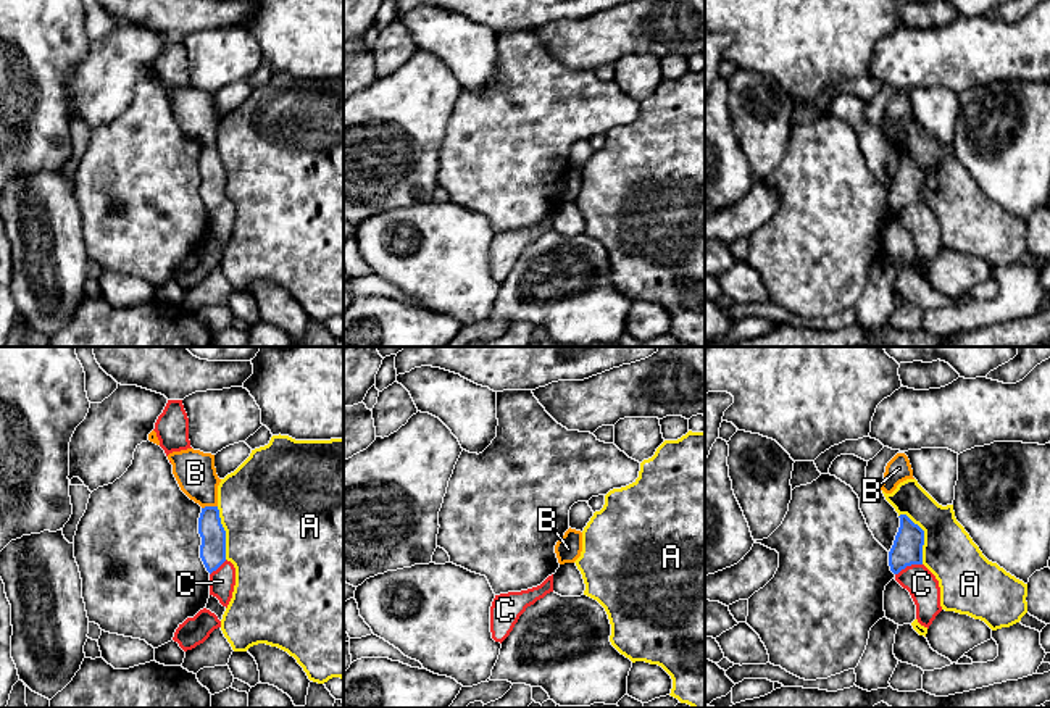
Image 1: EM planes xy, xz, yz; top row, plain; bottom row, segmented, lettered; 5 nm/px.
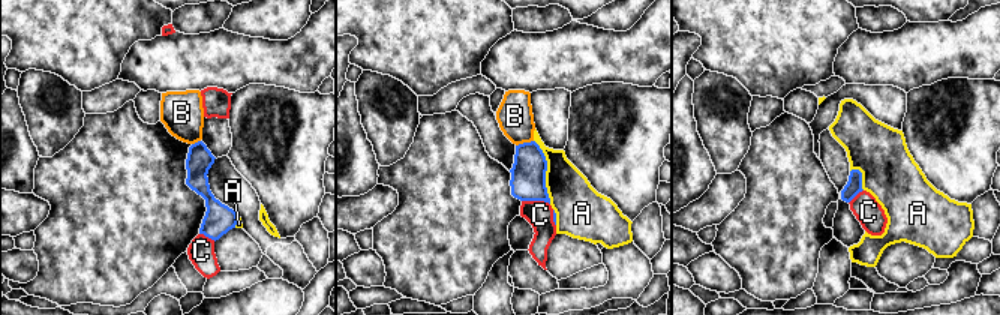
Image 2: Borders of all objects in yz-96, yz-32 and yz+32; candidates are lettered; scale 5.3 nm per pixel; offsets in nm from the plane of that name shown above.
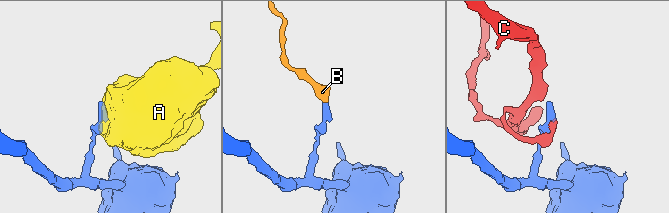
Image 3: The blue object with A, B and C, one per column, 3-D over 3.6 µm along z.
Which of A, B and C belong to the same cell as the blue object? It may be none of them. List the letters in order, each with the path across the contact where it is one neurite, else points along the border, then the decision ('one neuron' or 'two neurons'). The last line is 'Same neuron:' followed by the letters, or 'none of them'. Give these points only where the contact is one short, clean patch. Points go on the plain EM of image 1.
A: two neurons
B: border xy (216, 144), (202, 147); two neurons
C: two neurons
Same neuron: none of them

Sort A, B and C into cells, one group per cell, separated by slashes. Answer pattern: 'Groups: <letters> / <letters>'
Groups: A / B / C

